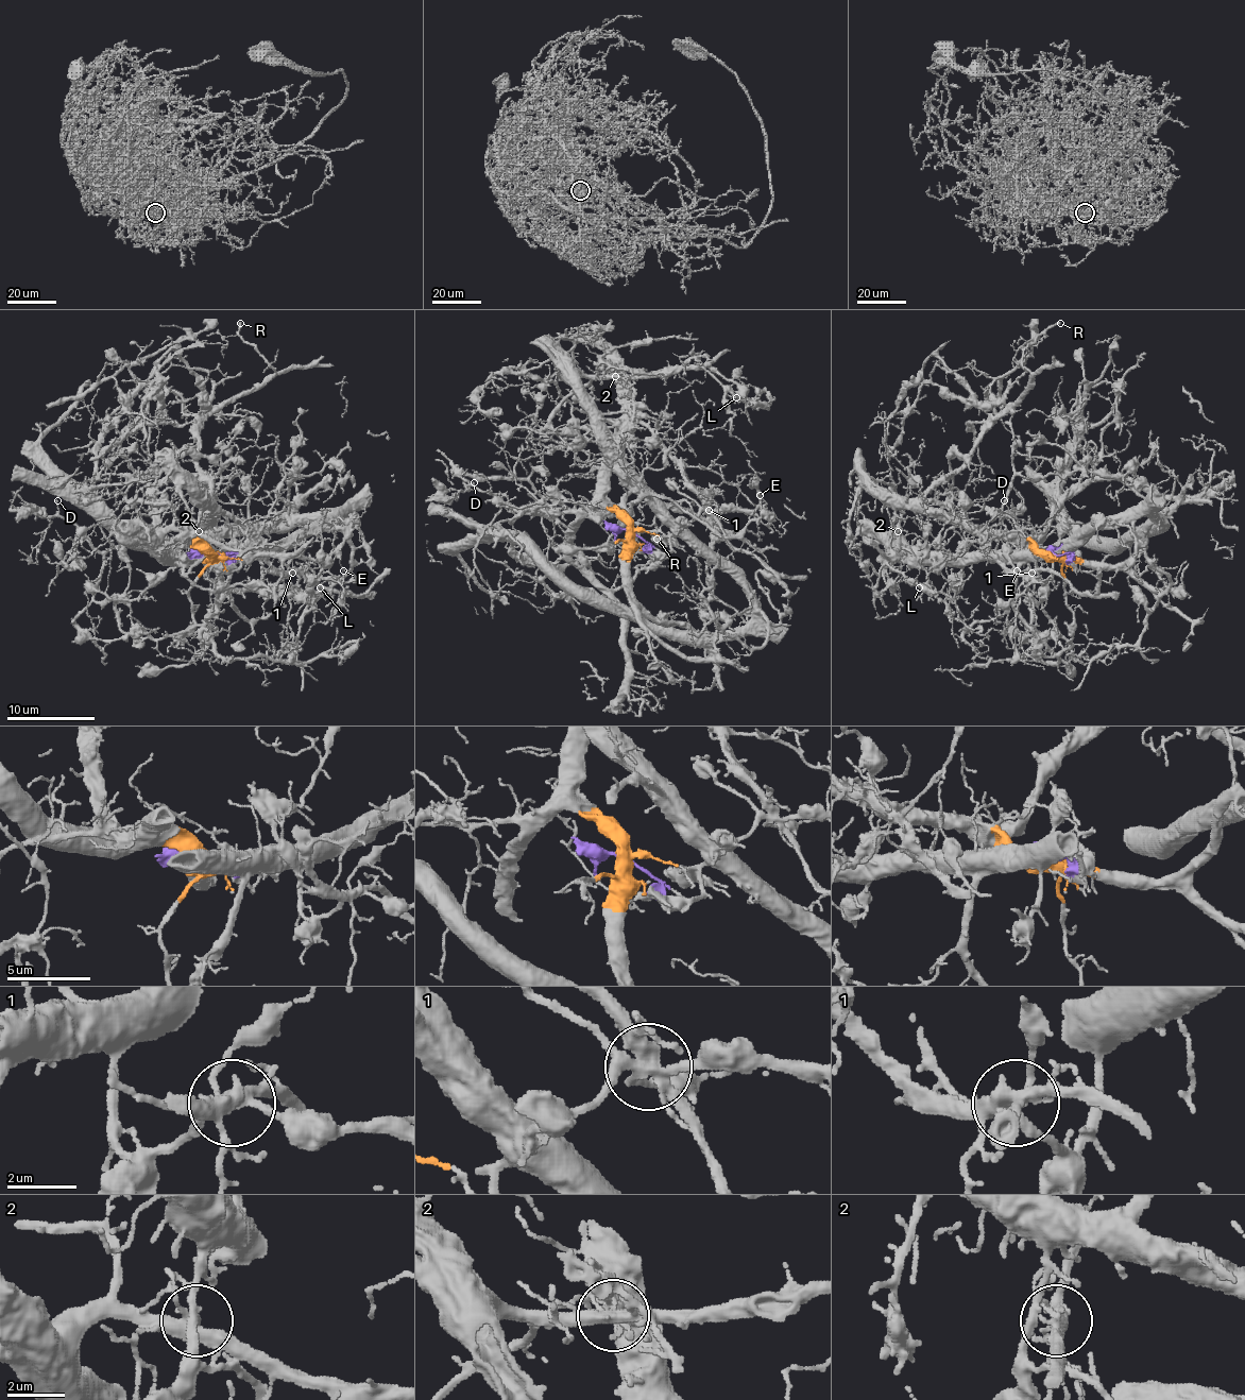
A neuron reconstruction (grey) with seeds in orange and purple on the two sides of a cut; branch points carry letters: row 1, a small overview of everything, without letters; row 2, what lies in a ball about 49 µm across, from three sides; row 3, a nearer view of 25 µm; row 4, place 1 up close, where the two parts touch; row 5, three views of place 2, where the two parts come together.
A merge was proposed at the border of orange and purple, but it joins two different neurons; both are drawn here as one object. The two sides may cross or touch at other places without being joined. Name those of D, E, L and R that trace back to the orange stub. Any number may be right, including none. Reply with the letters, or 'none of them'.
D, R

